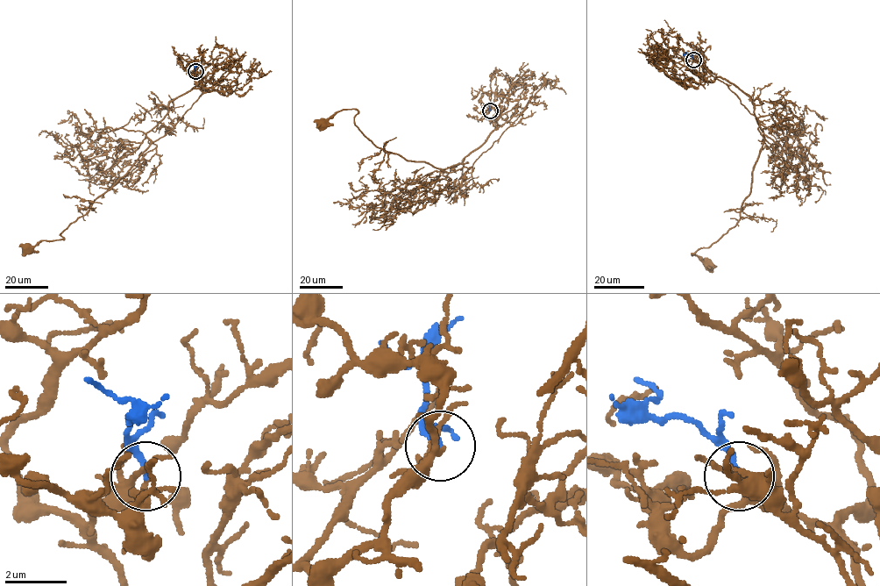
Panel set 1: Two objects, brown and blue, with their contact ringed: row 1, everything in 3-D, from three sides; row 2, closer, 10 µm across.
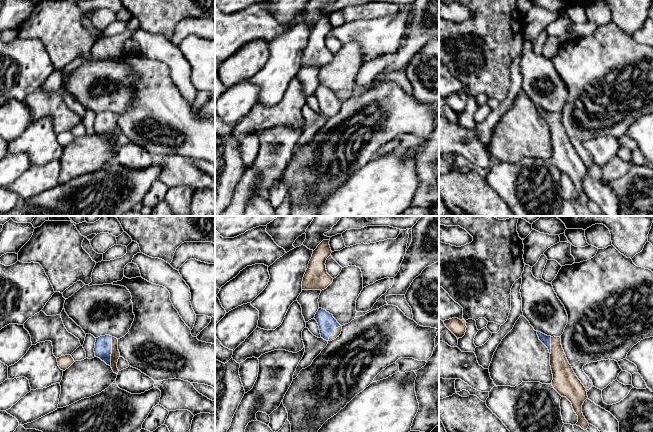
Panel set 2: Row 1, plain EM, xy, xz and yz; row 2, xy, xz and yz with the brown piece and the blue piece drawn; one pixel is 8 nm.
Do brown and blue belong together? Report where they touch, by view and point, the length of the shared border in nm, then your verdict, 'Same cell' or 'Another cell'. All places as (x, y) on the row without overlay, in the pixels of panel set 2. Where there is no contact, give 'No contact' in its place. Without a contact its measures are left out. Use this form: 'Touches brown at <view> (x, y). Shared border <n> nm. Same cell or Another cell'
Touches brown at xy (112, 127). Shared border 240 nm. Same cell

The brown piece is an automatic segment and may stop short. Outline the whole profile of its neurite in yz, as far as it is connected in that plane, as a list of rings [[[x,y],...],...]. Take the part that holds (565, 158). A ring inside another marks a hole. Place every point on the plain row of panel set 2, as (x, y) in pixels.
[[[538,107],[537,111],[550,129],[550,142],[553,150],[551,160],[553,164],[571,178],[573,186],[578,192],[576,201],[587,206],[589,199],[582,189],[582,181],[588,174],[587,167],[566,134],[561,121],[561,114],[547,112]]]

